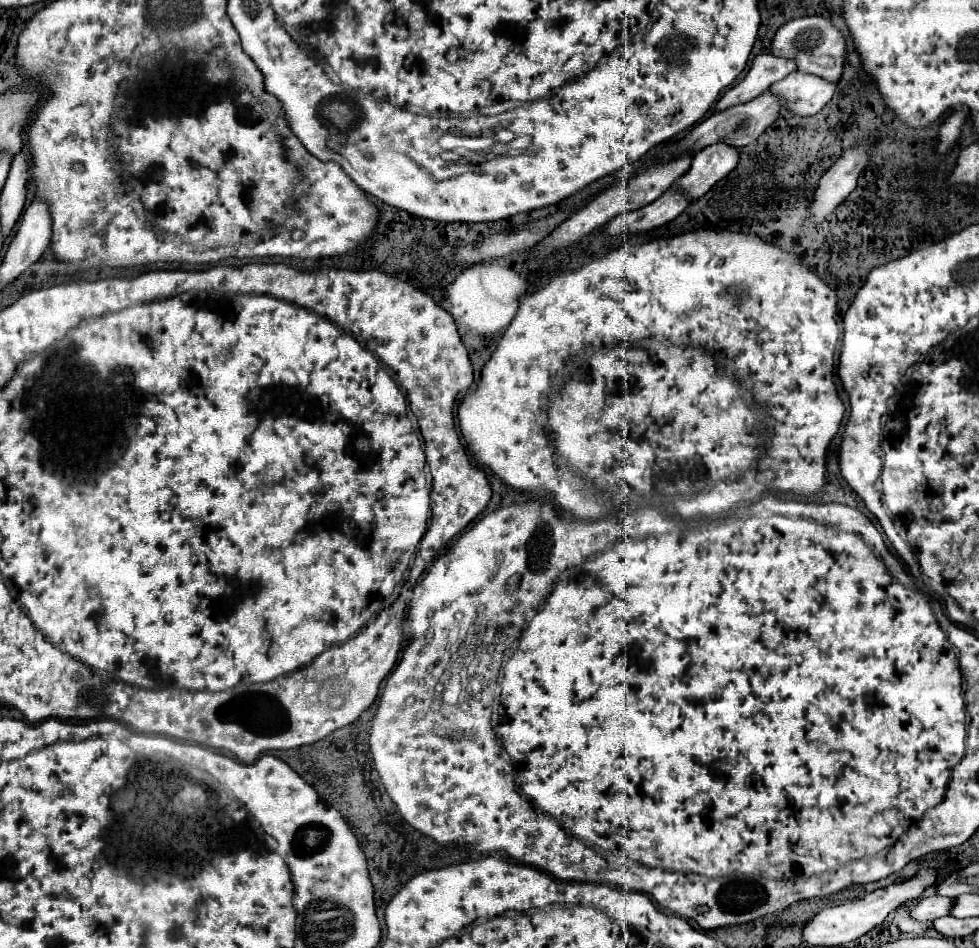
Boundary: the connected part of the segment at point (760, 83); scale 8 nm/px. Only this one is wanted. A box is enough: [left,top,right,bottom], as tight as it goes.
[715,54,795,110]

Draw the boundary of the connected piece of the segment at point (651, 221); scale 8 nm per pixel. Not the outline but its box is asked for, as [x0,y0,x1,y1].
[605,190,689,236]

